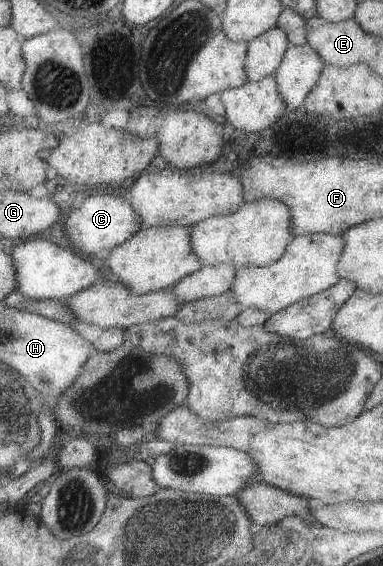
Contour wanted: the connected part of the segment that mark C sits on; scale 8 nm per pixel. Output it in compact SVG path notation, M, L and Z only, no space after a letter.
M122 193L118 196L98 194L76 202L70 214L68 214L66 232L80 252L98 256L98 252L102 249L111 252L117 246L128 242L144 227L142 218L139 214L136 214L136 209L132 208L128 193Z

